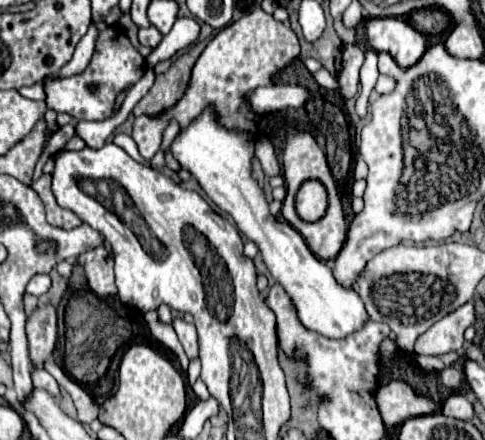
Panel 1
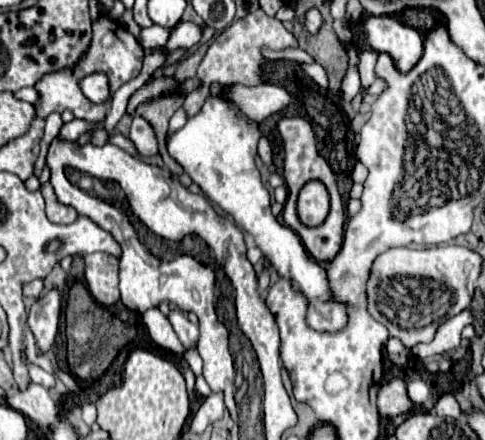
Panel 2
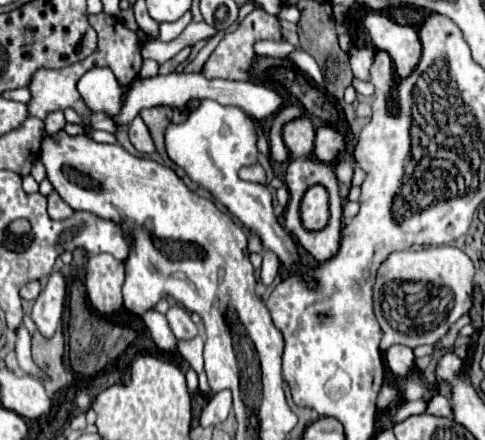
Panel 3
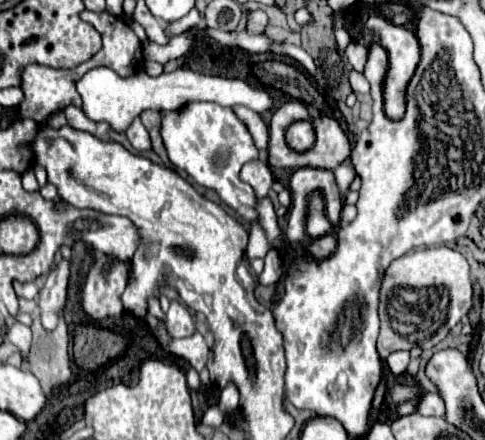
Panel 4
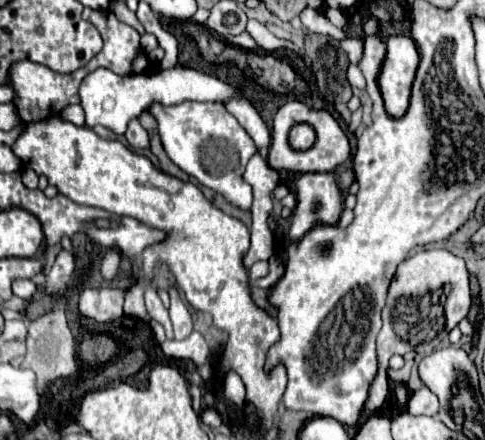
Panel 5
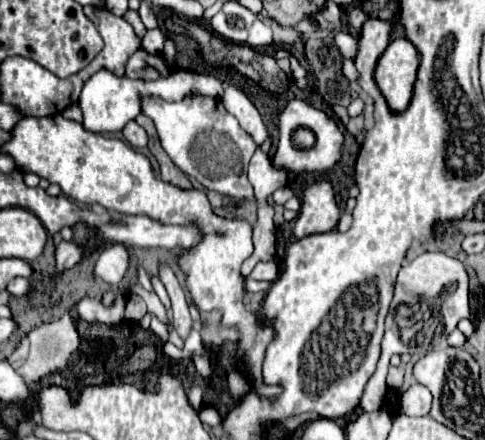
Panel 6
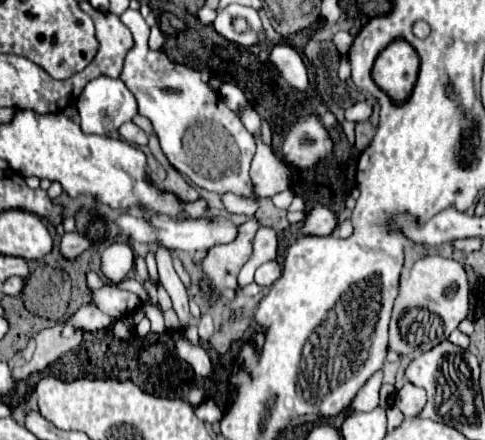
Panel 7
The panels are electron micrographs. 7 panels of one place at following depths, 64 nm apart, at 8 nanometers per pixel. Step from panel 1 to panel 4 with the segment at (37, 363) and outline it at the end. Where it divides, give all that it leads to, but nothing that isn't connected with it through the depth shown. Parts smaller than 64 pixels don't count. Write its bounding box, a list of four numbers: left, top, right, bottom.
[38,260,70,330]

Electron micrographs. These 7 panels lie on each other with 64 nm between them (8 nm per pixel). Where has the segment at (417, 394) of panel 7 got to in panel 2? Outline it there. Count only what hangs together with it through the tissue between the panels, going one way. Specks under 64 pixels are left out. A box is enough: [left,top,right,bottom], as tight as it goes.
[432,394,464,418]

